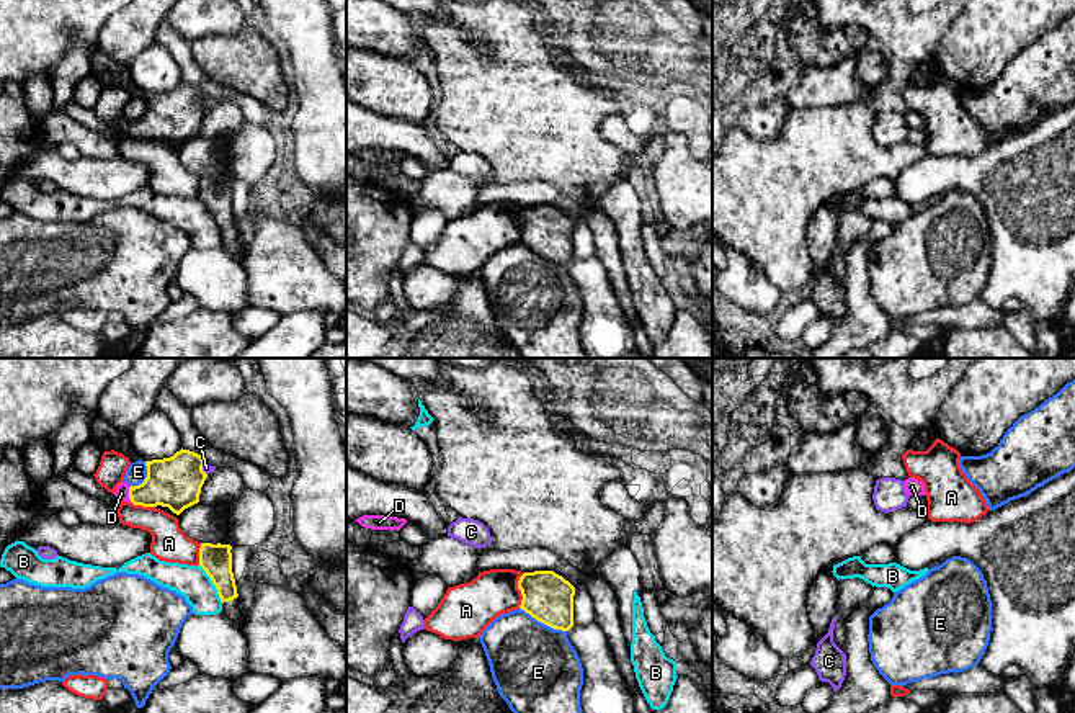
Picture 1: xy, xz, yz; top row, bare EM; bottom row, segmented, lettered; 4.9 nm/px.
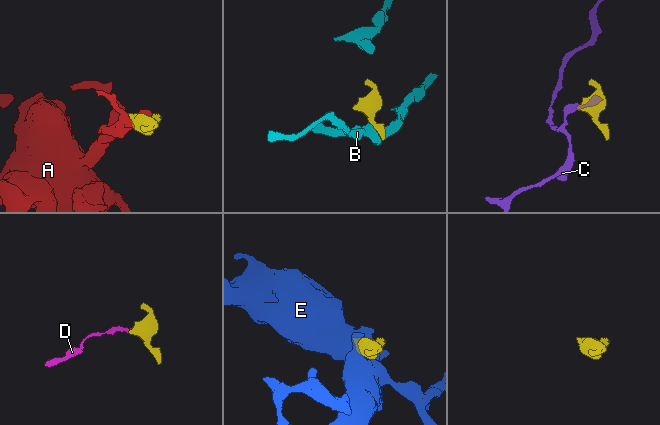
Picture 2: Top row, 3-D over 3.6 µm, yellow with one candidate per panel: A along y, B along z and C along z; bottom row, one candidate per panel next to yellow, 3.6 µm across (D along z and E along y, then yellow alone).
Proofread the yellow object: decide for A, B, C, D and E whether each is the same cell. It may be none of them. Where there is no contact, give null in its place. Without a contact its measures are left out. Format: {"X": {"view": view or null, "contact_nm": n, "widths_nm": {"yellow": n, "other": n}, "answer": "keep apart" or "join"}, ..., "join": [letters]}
{"A": {"view": "xz", "contact_nm": 180, "widths_nm": {"yellow": 240, "other": 240}, "answer": "keep apart"}, "B": {"view": "xy", "contact_nm": 220, "widths_nm": {"yellow": 160, "other": 160}, "answer": "keep apart"}, "C": {"view": "xy", "contact_nm": 60, "widths_nm": {"yellow": 260, "other": 50}, "answer": "keep apart"}, "D": {"view": "xy", "contact_nm": 90, "widths_nm": {"yellow": 260, "other": 70}, "answer": "join"}, "E": {"view": "xz", "contact_nm": 260, "widths_nm": {"yellow": 240, "other": 420}, "answer": "keep apart"}, "join": ["D"]}

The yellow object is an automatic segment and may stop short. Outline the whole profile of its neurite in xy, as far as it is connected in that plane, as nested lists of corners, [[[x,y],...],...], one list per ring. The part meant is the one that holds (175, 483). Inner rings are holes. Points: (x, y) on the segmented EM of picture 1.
[[[180,450],[170,458],[145,461],[147,478],[139,486],[121,482],[114,496],[142,507],[168,507],[180,515],[199,502],[201,487],[207,478],[201,455]]]

